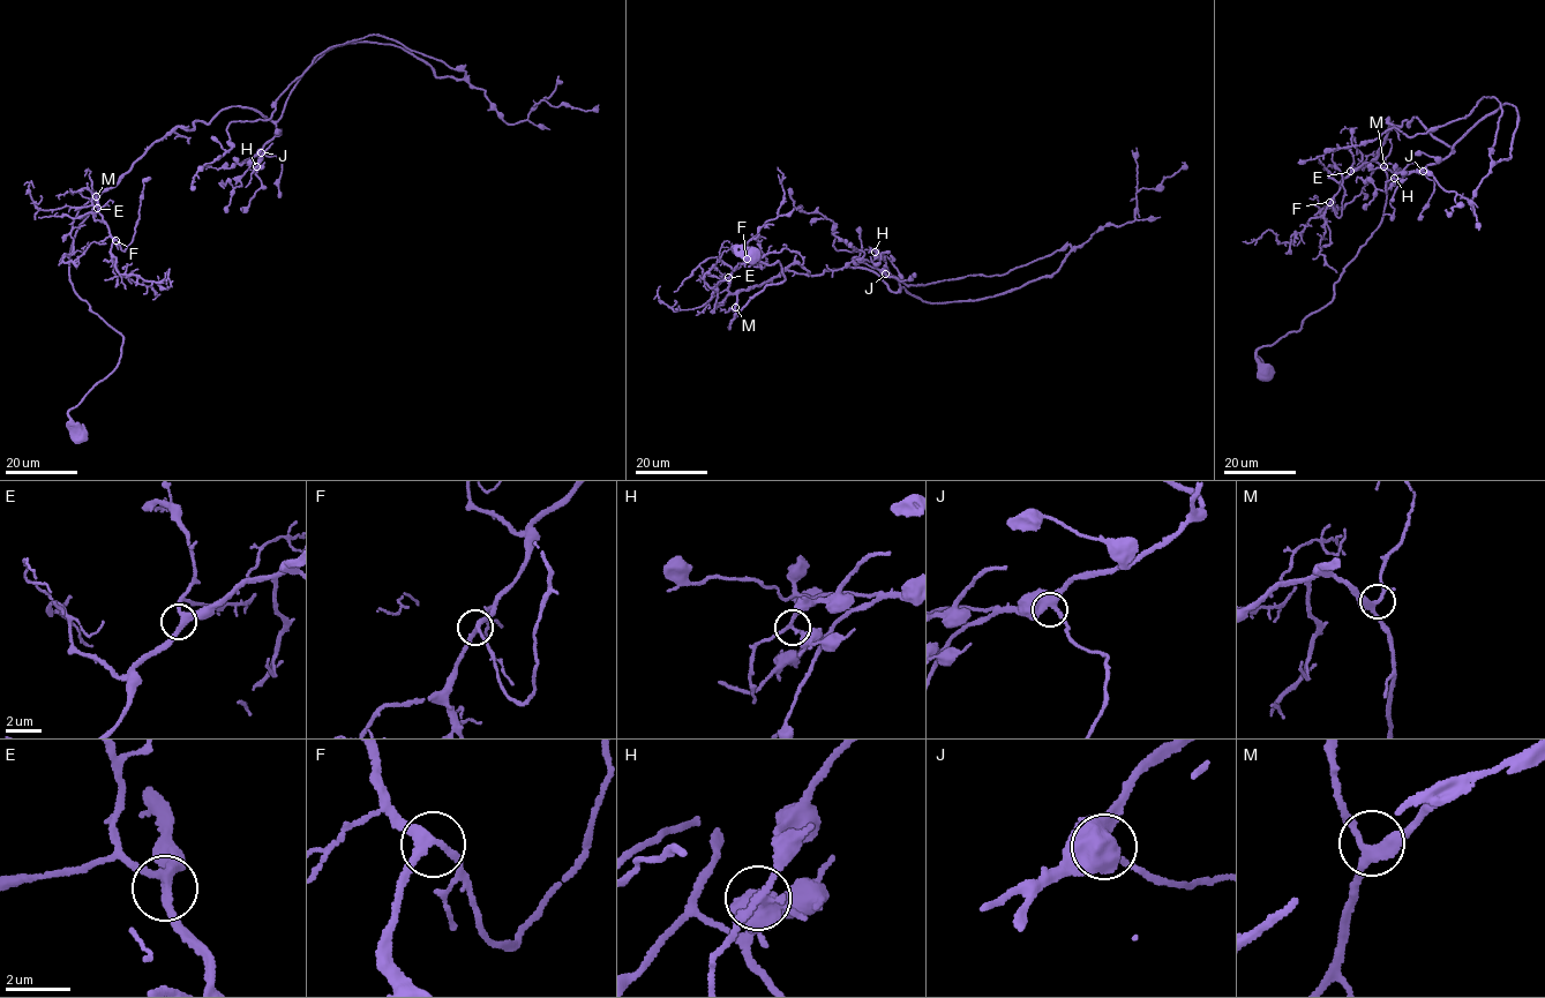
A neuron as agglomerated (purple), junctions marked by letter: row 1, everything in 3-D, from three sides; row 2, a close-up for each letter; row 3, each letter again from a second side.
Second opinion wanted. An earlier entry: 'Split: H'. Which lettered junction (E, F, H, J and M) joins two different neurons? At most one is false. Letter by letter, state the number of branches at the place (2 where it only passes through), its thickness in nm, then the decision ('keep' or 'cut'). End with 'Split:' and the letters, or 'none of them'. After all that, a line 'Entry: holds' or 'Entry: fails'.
E: 3 | 260 nm | keep
F: 3 | 240 nm | keep
H: 3 | 240 nm | cut
J: 3 | 380 nm | keep
M: 4 | 260 nm | keep
Split: H
Entry: holds

